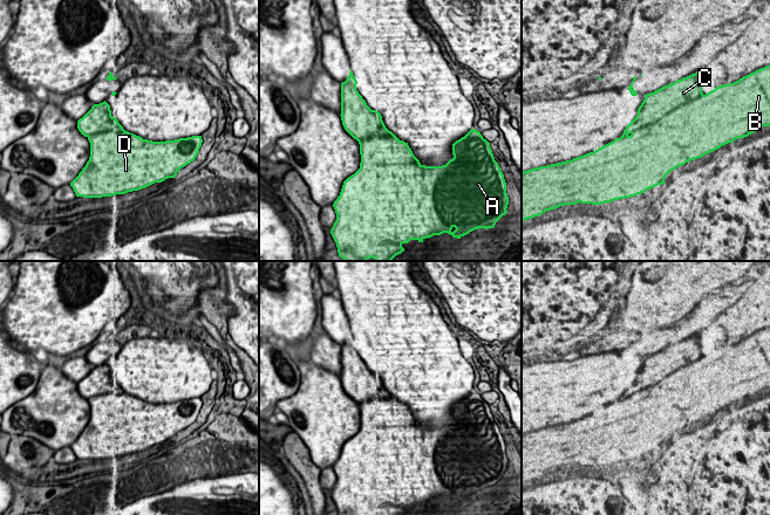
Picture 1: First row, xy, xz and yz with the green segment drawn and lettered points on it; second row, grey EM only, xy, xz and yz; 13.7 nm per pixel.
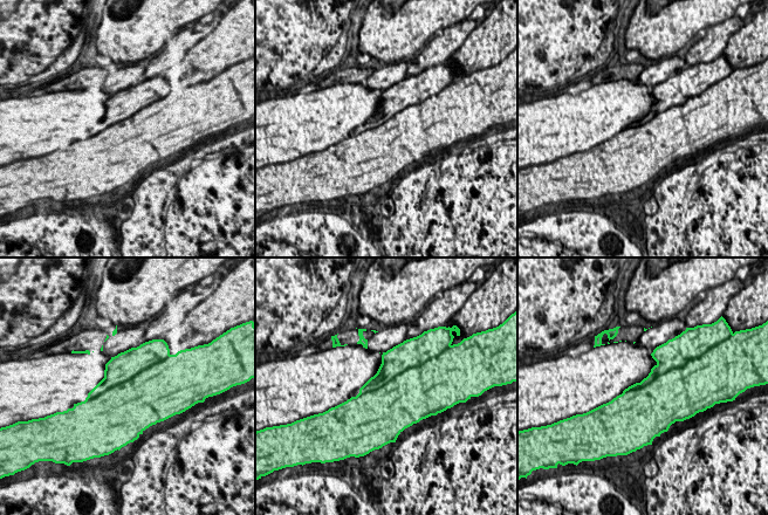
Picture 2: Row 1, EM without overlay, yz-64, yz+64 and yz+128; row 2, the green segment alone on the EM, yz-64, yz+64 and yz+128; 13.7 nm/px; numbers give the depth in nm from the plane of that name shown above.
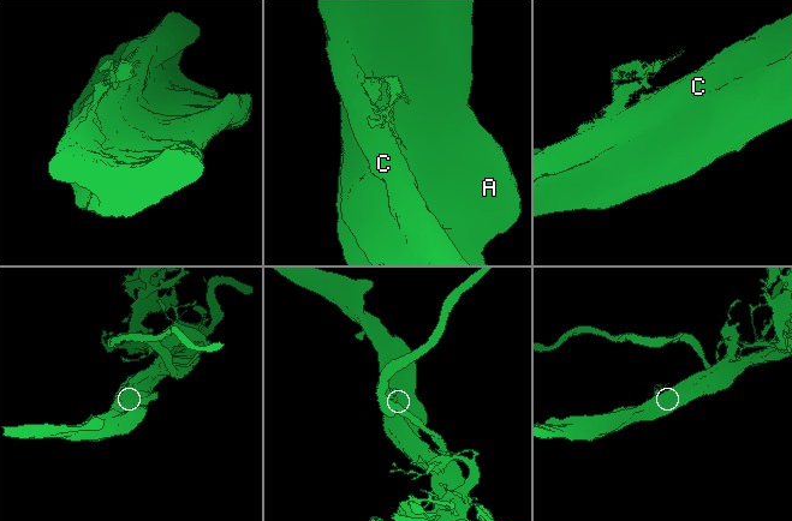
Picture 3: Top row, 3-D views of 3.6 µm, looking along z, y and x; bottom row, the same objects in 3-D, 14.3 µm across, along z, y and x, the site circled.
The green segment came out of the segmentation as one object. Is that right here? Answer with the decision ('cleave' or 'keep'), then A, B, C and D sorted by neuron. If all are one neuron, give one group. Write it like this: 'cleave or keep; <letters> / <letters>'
cleave; A B D / C

